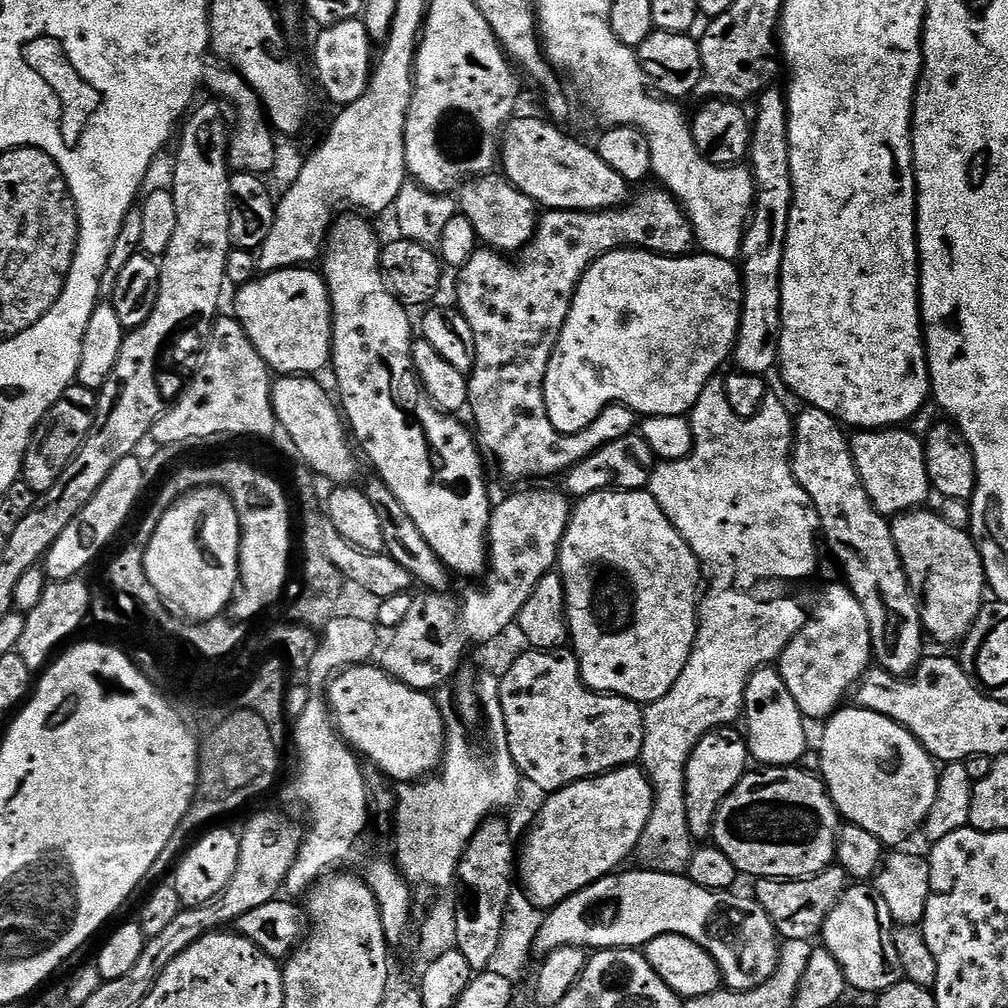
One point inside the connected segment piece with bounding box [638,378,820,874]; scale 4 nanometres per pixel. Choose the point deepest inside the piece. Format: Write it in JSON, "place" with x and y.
{"place":[736,502]}

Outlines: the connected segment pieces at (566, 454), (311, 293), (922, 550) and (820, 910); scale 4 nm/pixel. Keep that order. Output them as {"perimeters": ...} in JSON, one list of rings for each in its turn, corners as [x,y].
{"perimeters":[[[[655,187],[641,196],[633,195],[629,203],[607,212],[545,211],[539,217],[532,240],[519,253],[517,264],[511,264],[508,261],[511,259],[499,251],[478,250],[470,262],[459,269],[454,304],[466,322],[470,322],[470,330],[474,334],[474,362],[468,376],[467,411],[472,412],[472,420],[476,423],[479,447],[500,463],[500,472],[506,479],[532,480],[535,476],[552,476],[555,472],[563,474],[602,446],[633,435],[638,424],[637,413],[623,406],[605,408],[581,432],[559,432],[546,414],[544,379],[546,366],[570,314],[580,279],[599,256],[627,247],[661,256],[683,256],[691,249],[688,247],[693,247],[692,223],[688,221],[688,215],[667,190]]],[[[308,266],[265,273],[237,289],[234,314],[269,369],[279,375],[317,375],[331,363],[332,303],[323,275]]],[[[913,510],[891,521],[892,537],[908,575],[908,583],[918,593],[920,623],[929,637],[940,644],[959,645],[972,629],[986,603],[984,563],[976,541],[967,531],[955,528],[936,512]]],[[[839,866],[828,868],[816,876],[805,876],[802,880],[770,880],[760,878],[755,881],[754,898],[766,910],[770,922],[774,922],[777,933],[784,940],[815,941],[823,933],[824,923],[850,886],[850,877]]]]}

